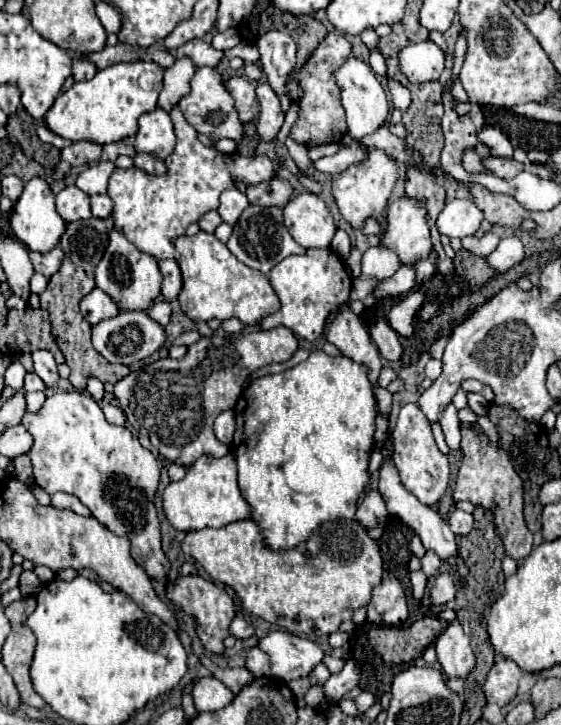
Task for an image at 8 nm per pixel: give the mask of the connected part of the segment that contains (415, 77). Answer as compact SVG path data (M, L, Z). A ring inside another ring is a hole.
M432 40L404 46L398 60L402 74L410 82L438 80L444 70L444 52Z

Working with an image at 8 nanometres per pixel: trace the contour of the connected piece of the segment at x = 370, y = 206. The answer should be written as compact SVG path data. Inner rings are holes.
M370 150L370 156L366 162L362 164L354 164L348 170L344 170L334 182L332 182L332 196L338 204L338 210L342 214L342 218L354 228L354 230L362 230L364 222L368 218L382 218L386 204L388 204L388 196L396 184L398 178L398 166L396 162L386 156L382 150Z

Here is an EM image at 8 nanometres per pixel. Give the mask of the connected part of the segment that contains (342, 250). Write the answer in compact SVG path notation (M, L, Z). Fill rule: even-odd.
M338 230L338 232L336 232L336 236L334 236L334 240L332 240L332 250L338 254L338 258L340 258L342 262L348 260L350 250L352 250L352 244L350 244L350 238L348 238L348 234L346 234L344 230Z

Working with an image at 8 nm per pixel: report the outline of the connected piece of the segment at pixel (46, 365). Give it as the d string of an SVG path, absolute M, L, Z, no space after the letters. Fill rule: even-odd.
M38 350L38 352L32 352L32 358L34 358L34 372L44 380L46 388L56 388L60 376L58 376L58 366L54 362L52 352Z

